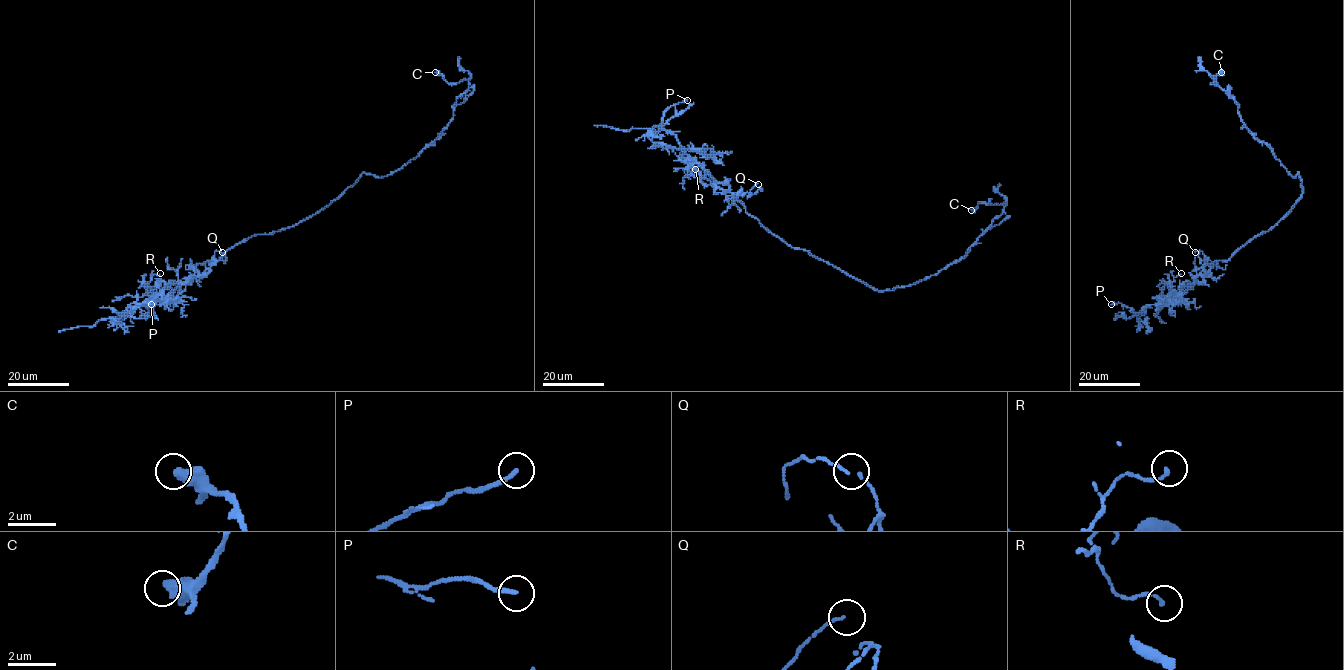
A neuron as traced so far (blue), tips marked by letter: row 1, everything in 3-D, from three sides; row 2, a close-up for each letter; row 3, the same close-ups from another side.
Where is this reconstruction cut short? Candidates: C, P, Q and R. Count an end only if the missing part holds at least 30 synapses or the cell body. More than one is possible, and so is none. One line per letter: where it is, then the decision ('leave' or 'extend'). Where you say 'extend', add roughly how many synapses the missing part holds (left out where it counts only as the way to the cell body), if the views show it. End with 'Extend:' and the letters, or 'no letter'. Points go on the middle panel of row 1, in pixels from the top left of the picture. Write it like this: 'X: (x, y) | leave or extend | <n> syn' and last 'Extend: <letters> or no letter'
C: (971, 210) | leave
P: (687, 100) | leave
Q: (758, 184) | leave
R: (695, 169) | leave
Extend: no letter

